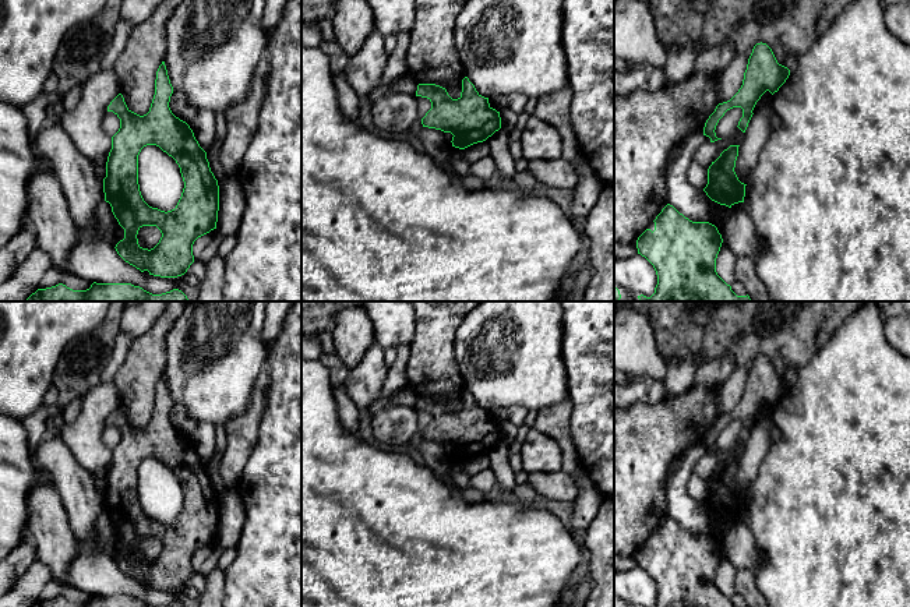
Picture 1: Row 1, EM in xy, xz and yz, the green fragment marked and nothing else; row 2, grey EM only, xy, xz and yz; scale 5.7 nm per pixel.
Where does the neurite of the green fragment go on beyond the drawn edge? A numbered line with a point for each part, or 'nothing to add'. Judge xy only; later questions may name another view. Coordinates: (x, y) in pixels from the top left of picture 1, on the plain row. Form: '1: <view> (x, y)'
nothing to add

